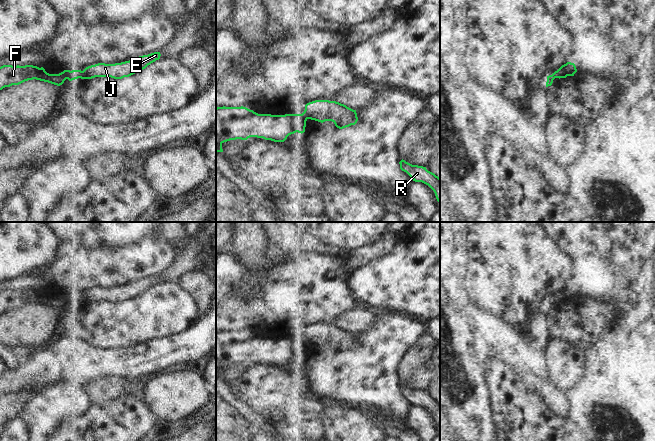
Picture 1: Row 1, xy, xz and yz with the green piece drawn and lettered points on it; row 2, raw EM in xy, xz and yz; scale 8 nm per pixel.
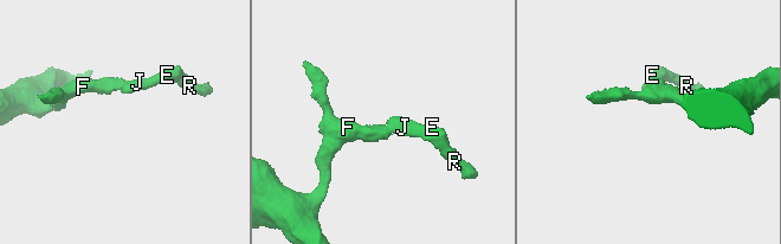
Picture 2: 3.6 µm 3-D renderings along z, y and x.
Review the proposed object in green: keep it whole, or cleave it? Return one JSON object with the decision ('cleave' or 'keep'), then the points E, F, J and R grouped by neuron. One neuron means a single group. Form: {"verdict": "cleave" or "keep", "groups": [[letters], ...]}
{"verdict": "cleave", "groups": [["E", "J", "R"], ["F"]]}

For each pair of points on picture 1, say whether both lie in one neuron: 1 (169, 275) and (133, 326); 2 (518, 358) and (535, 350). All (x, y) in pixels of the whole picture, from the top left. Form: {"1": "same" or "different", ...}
{"1": "different", "2": "different"}

